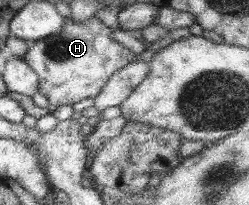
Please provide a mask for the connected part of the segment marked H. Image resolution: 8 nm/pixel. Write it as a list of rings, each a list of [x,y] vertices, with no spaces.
[[[71,17],[63,19],[62,30],[57,35],[29,44],[23,61],[38,77],[38,92],[49,105],[73,105],[87,97],[94,98],[115,71],[132,61],[131,53],[111,38],[111,29],[95,17],[76,24]]]

